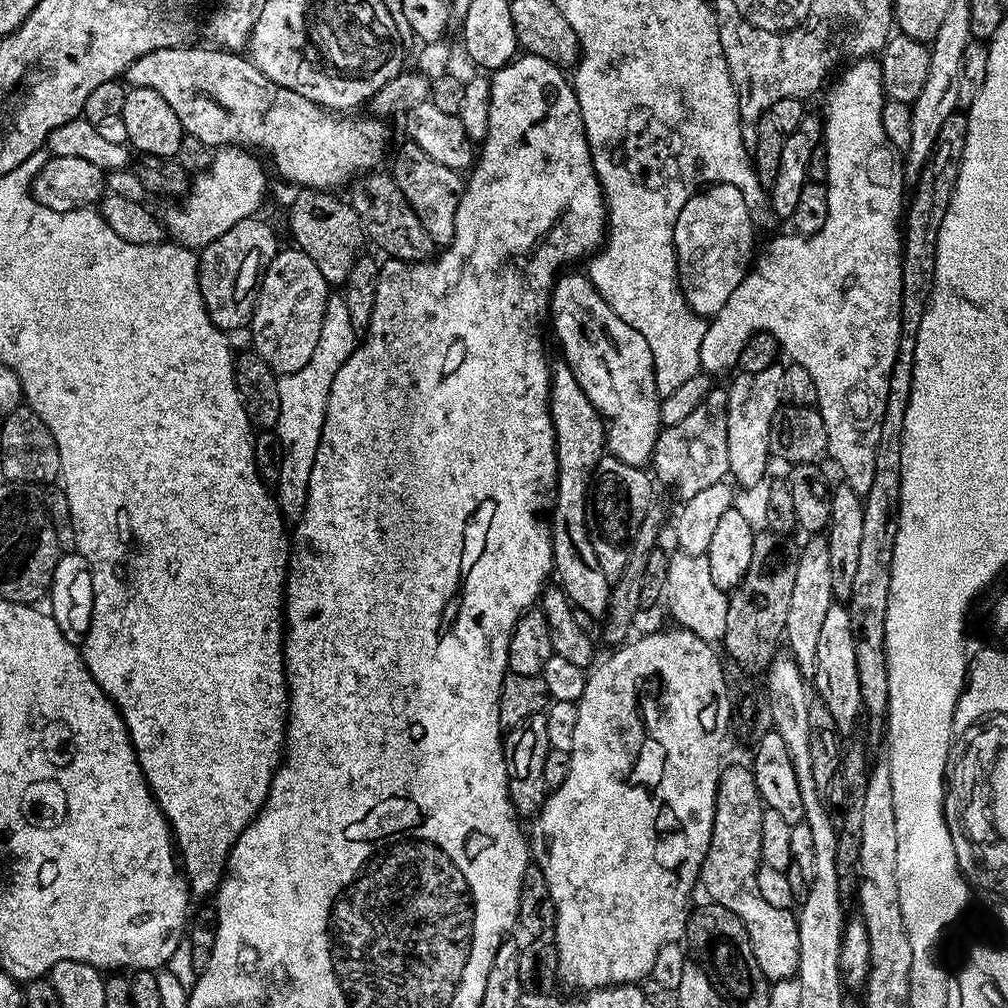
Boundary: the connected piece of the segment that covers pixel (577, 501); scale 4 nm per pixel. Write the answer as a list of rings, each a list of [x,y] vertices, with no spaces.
[[[563,360],[551,363],[552,425],[556,434],[557,487],[550,523],[552,525],[553,569],[558,584],[581,613],[598,618],[605,617],[609,609],[611,581],[608,581],[598,566],[597,555],[588,538],[585,526],[585,506],[588,501],[588,486],[597,464],[606,452],[604,420],[600,412],[586,397],[574,378],[573,371]]]

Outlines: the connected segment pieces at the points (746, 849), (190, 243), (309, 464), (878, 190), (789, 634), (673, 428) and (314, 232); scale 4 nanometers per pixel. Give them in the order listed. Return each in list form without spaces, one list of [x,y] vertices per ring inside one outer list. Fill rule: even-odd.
[[[725,763],[720,769],[720,781],[716,791],[716,809],[714,810],[714,830],[710,838],[708,853],[700,868],[702,888],[709,892],[717,904],[726,906],[746,926],[750,934],[750,946],[762,974],[769,982],[793,979],[798,970],[800,946],[798,944],[798,916],[792,908],[770,906],[762,894],[758,894],[756,872],[762,863],[762,814],[764,801],[758,794],[754,774],[747,763]]]
[[[243,146],[217,147],[208,168],[195,173],[186,194],[178,202],[169,203],[172,205],[162,213],[167,235],[183,248],[199,250],[226,234],[230,226],[256,216],[268,188],[268,176],[259,159],[255,151]]]
[[[342,298],[329,299],[328,309],[322,322],[322,334],[310,362],[302,370],[285,372],[276,381],[280,413],[274,429],[274,435],[280,439],[280,481],[274,484],[274,495],[280,505],[280,513],[285,521],[296,522],[304,515],[308,501],[308,483],[310,470],[314,470],[314,458],[318,454],[318,442],[322,438],[322,422],[326,418],[326,406],[334,374],[342,370],[342,362],[357,351],[358,334],[350,326],[350,310]]]
[[[860,58],[847,65],[848,69],[831,81],[827,89],[828,97],[824,100],[824,112],[822,111],[822,147],[828,155],[828,213],[826,214],[826,226],[818,230],[813,236],[776,236],[768,244],[764,253],[757,255],[754,266],[748,269],[747,275],[738,283],[734,294],[727,298],[716,315],[708,320],[708,329],[702,340],[700,351],[700,367],[705,373],[728,372],[737,367],[739,356],[747,340],[756,332],[769,332],[777,340],[779,347],[789,352],[791,363],[801,364],[809,371],[810,378],[814,378],[814,386],[817,387],[818,410],[822,414],[822,422],[826,422],[826,434],[828,435],[828,456],[836,459],[838,467],[844,471],[843,479],[846,483],[857,490],[866,490],[870,482],[874,482],[874,458],[878,450],[878,438],[882,434],[882,418],[886,414],[886,394],[892,367],[896,361],[896,355],[900,353],[900,307],[902,306],[902,258],[904,257],[904,242],[902,239],[902,217],[906,212],[906,177],[902,156],[891,141],[888,140],[886,130],[883,129],[882,112],[886,101],[884,95],[884,79],[880,69],[879,59]]]
[[[812,534],[804,544],[804,553],[799,553],[796,561],[794,591],[790,597],[790,610],[786,613],[784,636],[791,659],[795,660],[801,672],[815,673],[816,655],[818,654],[818,637],[822,630],[822,621],[826,618],[834,602],[833,575],[830,566],[830,546],[827,535]]]
[[[719,386],[713,387],[711,392],[708,393],[708,396],[705,397],[704,401],[694,410],[692,413],[687,415],[686,418],[682,419],[682,422],[678,422],[677,425],[670,425],[665,427],[663,431],[661,431],[660,437],[658,438],[658,442],[656,443],[656,449],[652,452],[652,458],[650,461],[651,467],[656,467],[655,475],[665,480],[668,484],[673,484],[674,487],[677,488],[678,491],[681,492],[681,497],[687,498],[689,496],[693,496],[694,494],[698,494],[698,490],[706,490],[706,486],[714,486],[715,484],[721,483],[729,475],[728,467],[730,466],[730,453],[728,447],[726,446],[726,422],[728,421],[728,393],[725,391],[723,387],[719,388]]]
[[[301,187],[288,208],[288,228],[292,231],[295,247],[314,258],[318,270],[329,285],[340,286],[350,274],[356,257],[361,255],[360,243],[365,243],[364,228],[356,211],[347,199],[339,200],[337,193],[322,188]]]

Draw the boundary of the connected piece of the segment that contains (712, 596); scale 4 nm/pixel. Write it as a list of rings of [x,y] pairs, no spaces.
[[[673,551],[669,555],[665,595],[677,625],[698,634],[708,643],[723,641],[729,614],[729,595],[716,586],[710,577],[710,562],[706,554]]]

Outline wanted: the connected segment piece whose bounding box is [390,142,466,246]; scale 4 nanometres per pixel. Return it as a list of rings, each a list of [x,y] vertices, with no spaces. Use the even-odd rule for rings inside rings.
[[[404,142],[400,153],[392,160],[390,175],[398,190],[402,190],[406,202],[410,202],[414,214],[418,214],[418,222],[426,226],[426,234],[430,234],[437,246],[447,246],[456,233],[454,218],[458,214],[458,202],[466,187],[461,173],[434,161],[418,145]]]

